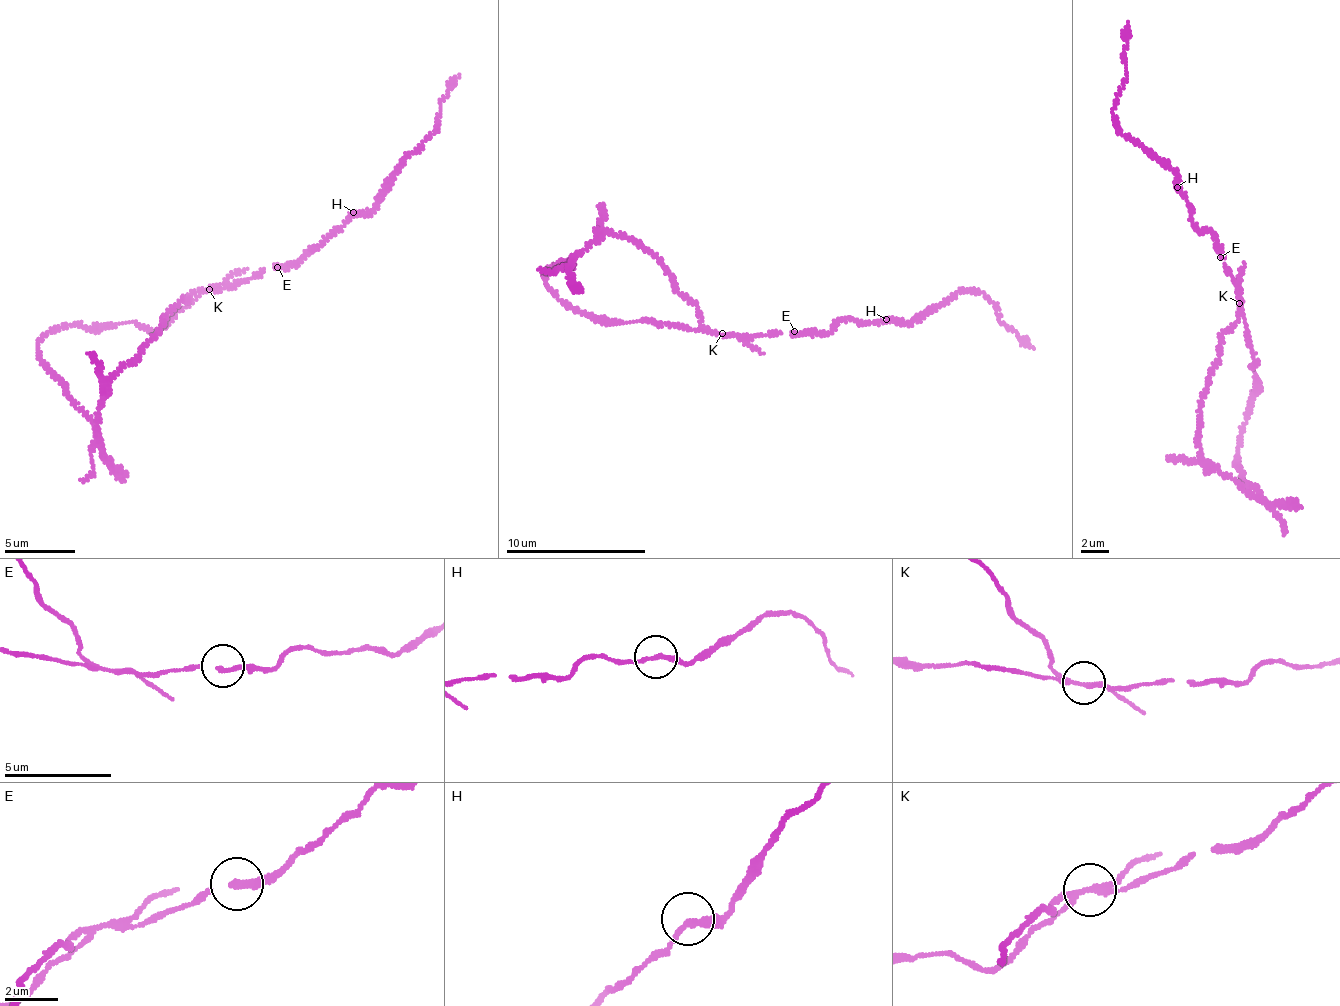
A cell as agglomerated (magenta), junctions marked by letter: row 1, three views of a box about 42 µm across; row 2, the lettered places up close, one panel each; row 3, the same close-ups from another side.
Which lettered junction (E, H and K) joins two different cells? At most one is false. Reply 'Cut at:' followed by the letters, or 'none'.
Cut at: K

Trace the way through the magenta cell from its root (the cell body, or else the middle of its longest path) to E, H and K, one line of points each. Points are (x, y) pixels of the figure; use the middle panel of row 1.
E: (765, 335), (794, 331)
H: (765, 335), (794, 331), (799, 335), (823, 334), (849, 318), (878, 323), (886, 319)
K: (765, 335), (737, 337), (733, 333), (723, 334)

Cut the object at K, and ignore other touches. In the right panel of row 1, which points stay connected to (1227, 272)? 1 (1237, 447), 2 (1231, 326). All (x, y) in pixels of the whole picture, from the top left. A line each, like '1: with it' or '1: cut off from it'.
1: with it
2: cut off from it

